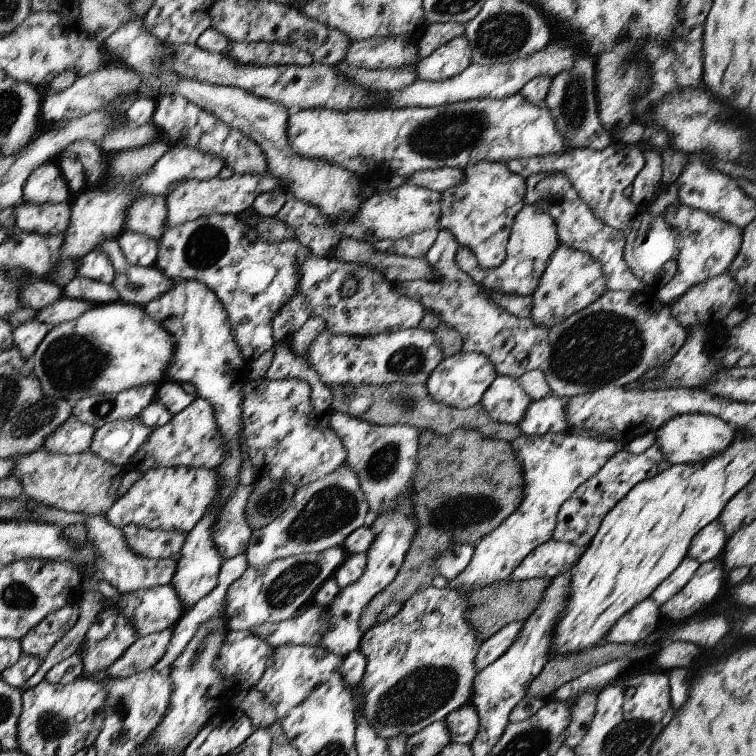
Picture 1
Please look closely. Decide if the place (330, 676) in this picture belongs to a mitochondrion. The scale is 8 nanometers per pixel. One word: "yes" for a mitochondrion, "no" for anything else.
no

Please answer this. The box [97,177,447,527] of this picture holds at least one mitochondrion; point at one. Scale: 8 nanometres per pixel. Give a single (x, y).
(208, 243)

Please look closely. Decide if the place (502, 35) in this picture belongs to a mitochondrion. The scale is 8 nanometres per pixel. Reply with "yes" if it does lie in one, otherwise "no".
yes

